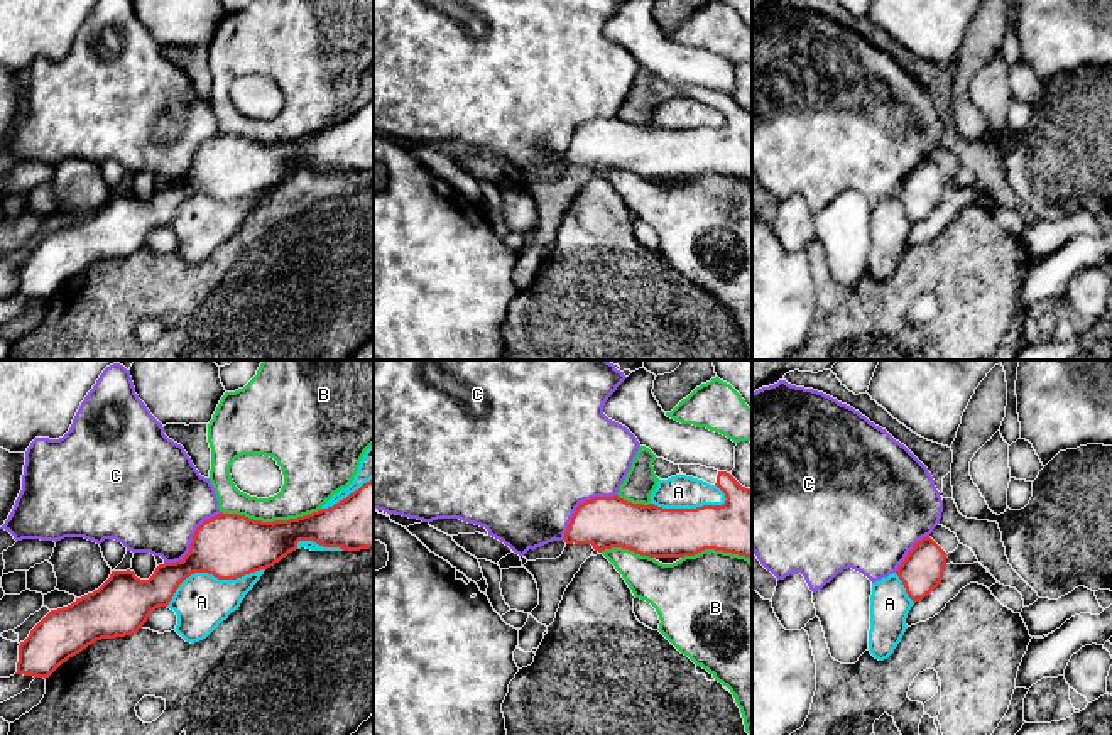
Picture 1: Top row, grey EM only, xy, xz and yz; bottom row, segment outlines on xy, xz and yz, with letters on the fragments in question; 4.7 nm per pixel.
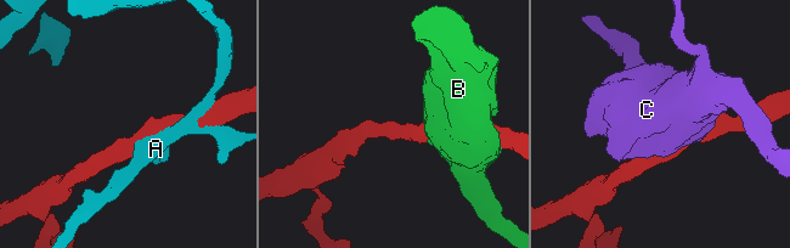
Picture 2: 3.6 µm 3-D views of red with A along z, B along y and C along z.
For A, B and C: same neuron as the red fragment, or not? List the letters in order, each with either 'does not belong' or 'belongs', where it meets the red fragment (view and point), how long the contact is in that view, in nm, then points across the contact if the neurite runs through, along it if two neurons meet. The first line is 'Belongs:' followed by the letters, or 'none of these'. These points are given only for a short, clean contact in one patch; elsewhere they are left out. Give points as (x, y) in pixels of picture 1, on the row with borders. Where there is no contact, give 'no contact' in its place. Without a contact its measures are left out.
Belongs: none of these
A: does not belong; contact xy (212, 573); length 500 nm
B: does not belong; contact xy (271, 522); length 480 nm
C: does not belong; contact xy (193, 539); length 380 nm

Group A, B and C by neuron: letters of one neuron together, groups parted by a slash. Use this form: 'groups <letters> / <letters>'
groups A / B / C

